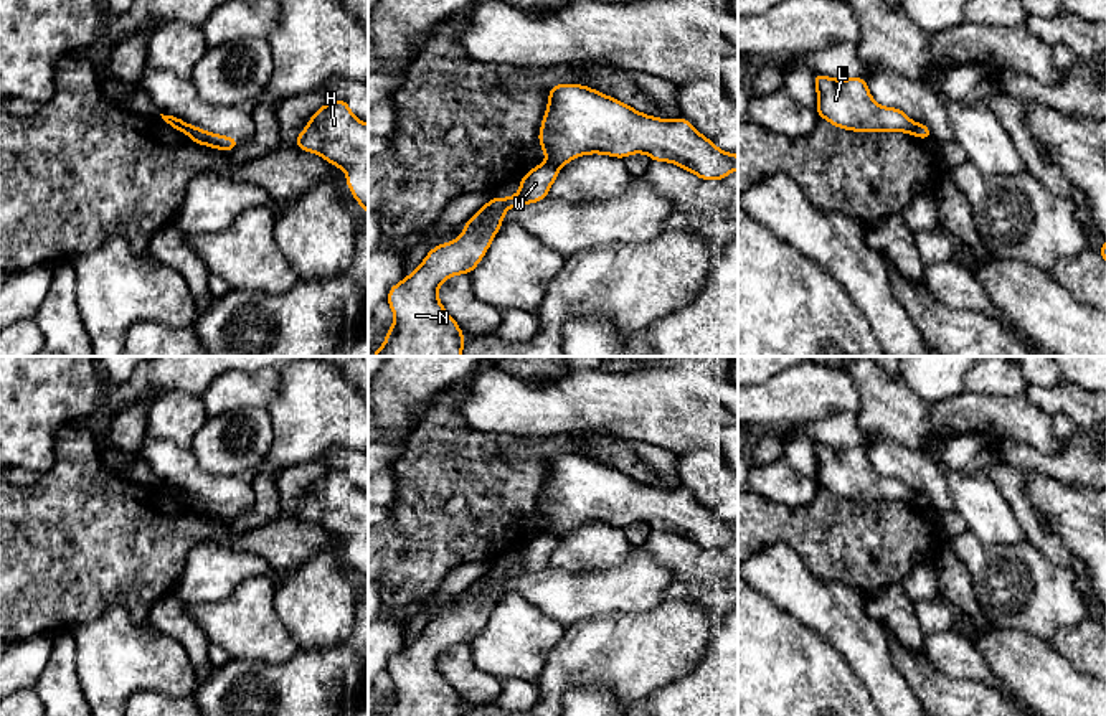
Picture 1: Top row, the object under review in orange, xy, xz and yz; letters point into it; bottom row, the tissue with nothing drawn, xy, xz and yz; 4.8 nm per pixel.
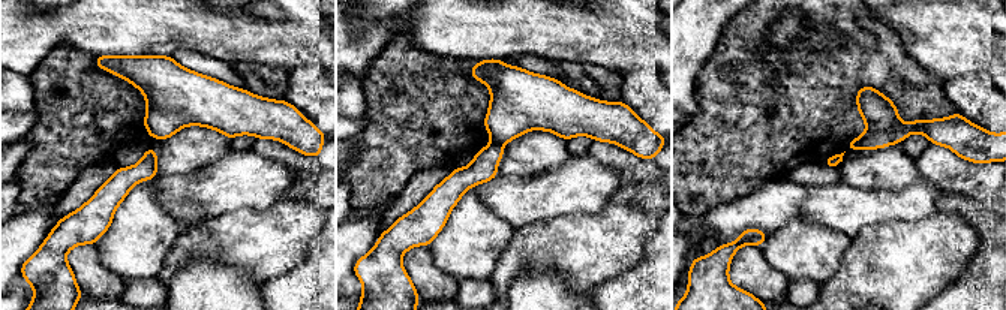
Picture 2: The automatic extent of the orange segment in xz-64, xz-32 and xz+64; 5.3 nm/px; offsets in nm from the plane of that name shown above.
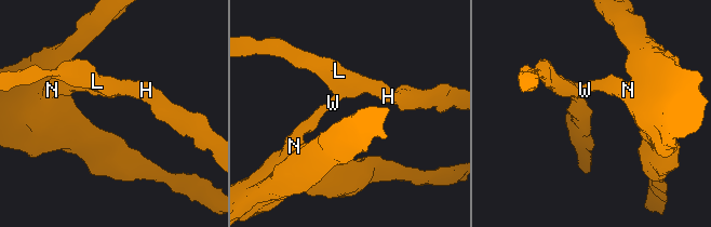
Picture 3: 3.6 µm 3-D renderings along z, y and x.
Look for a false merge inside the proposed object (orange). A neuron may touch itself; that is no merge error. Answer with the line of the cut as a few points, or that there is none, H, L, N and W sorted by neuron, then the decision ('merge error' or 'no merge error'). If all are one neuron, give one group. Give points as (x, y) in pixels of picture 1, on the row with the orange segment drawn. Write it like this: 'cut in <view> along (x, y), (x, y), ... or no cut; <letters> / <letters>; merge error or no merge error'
cut in xz along (548, 160), (558, 167); H L / N W; merge error

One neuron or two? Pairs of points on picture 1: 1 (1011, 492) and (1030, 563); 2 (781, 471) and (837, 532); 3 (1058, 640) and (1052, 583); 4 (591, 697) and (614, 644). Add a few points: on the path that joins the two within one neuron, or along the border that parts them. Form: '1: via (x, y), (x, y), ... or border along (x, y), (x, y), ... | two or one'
1: border along (1025, 538), (1057, 563) | two
2: border along (819, 487), (804, 505), (786, 507), (770, 502) | two
3: border along (1087, 616), (1075, 624), (1063, 626), (1049, 642) | two
4: border along (562, 695), (575, 685), (603, 685), (618, 698) | two

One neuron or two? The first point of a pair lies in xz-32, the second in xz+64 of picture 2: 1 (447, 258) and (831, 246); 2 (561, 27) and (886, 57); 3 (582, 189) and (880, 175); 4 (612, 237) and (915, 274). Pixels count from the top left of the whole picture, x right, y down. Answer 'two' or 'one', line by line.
1: one
2: two
3: two
4: one

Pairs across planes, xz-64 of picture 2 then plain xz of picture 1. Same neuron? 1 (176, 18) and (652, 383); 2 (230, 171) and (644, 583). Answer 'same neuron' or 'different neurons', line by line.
1: same neuron
2: same neuron

